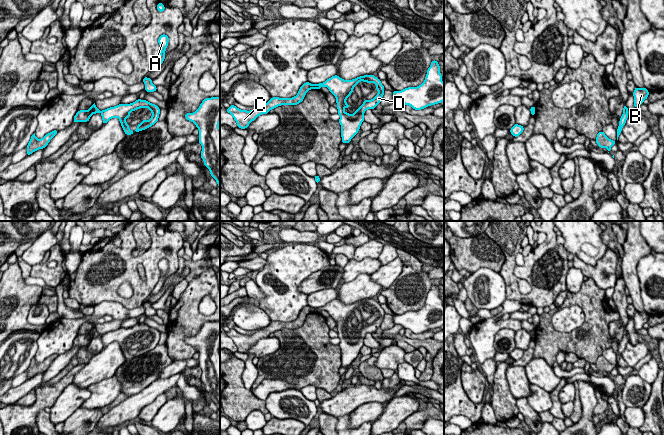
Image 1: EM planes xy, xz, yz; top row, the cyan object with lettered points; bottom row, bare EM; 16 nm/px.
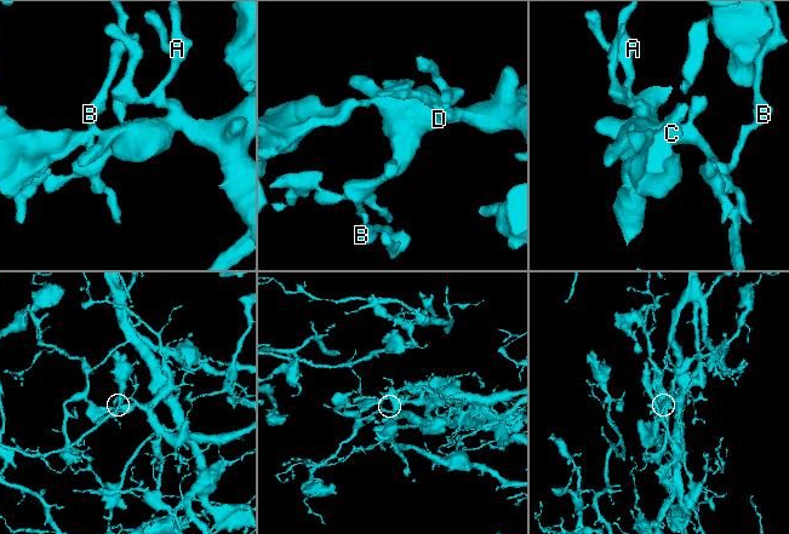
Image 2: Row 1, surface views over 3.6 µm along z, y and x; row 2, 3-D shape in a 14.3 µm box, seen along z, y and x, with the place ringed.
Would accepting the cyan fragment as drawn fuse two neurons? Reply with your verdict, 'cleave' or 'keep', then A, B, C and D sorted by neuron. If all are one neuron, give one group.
cleave; A B D / C

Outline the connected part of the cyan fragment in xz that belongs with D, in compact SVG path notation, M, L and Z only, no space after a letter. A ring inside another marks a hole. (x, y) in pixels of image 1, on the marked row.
M373 74L357 77L352 80L344 80L338 75L332 76L323 83L315 84L316 89L327 87L329 91L335 96L338 114L340 115L339 123L341 125L341 143L350 143L351 139L358 133L360 125L364 121L364 113L367 109L374 109L381 102L384 95L384 86L380 79ZM360 81L367 83L375 83L378 94L372 100L364 100L363 104L357 108L353 115L346 113L344 108L350 107L346 103L346 99L354 92L353 88L358 85Z

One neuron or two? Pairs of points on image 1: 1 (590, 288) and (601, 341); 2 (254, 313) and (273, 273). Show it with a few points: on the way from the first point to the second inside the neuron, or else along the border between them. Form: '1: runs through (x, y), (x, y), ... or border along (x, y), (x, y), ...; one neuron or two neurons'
1: runs through (592, 301), (596, 308), (596, 328); one neuron
2: border along (258, 307), (271, 321); two neurons

